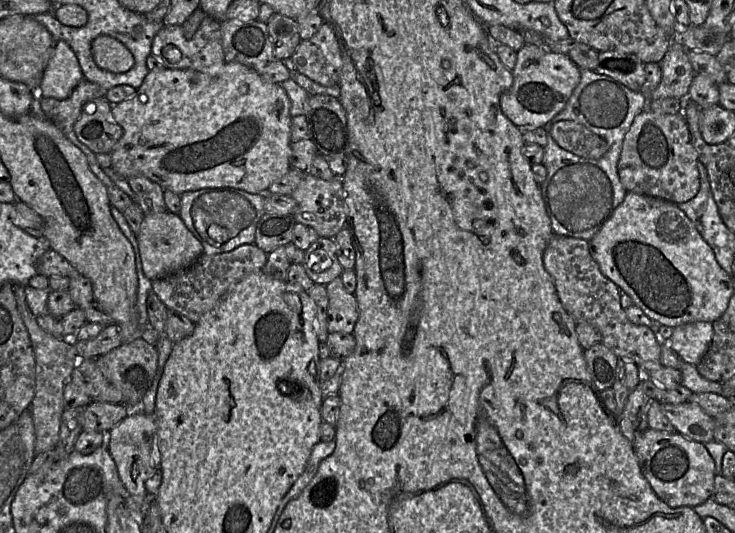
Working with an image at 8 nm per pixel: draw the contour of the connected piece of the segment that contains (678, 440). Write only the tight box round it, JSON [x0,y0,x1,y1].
[632,428,715,507]

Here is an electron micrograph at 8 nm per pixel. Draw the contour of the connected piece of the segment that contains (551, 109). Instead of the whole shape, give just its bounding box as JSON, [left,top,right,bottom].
[500,44,580,130]

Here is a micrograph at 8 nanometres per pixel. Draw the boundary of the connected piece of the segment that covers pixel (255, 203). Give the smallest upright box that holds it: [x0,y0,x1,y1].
[178,188,266,255]

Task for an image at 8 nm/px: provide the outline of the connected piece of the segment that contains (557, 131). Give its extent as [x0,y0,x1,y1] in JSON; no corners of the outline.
[551,120,608,159]

